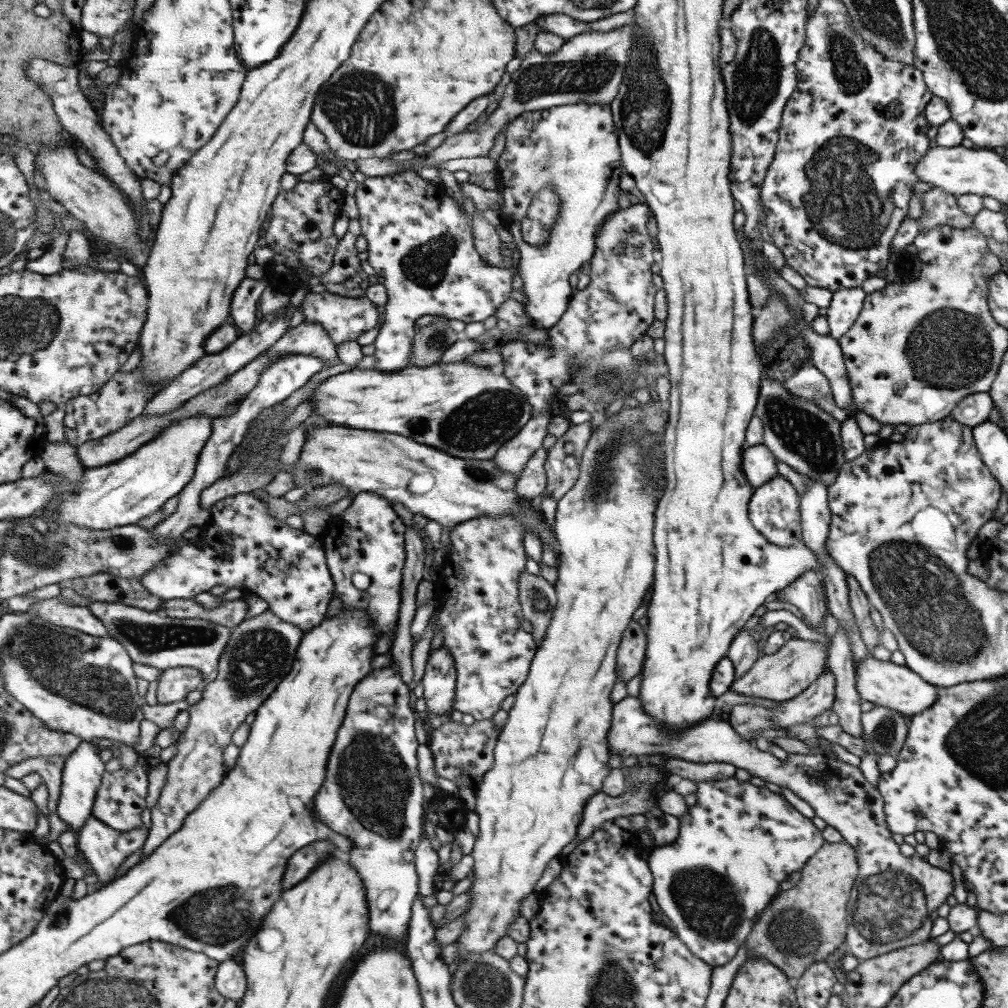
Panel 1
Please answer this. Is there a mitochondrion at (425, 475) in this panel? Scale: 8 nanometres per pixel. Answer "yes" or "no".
no

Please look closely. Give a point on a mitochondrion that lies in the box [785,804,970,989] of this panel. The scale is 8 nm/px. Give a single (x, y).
(892, 905)

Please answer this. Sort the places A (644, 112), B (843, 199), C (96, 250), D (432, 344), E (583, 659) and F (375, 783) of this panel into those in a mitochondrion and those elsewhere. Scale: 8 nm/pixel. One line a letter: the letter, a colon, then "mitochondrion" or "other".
A: mitochondrion
B: mitochondrion
C: other
D: mitochondrion
E: other
F: mitochondrion

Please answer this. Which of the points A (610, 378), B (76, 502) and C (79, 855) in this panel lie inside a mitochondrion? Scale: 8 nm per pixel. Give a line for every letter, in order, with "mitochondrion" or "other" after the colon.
A: mitochondrion
B: other
C: other

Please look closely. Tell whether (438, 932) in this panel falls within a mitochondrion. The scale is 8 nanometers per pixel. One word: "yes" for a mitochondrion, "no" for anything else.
no

